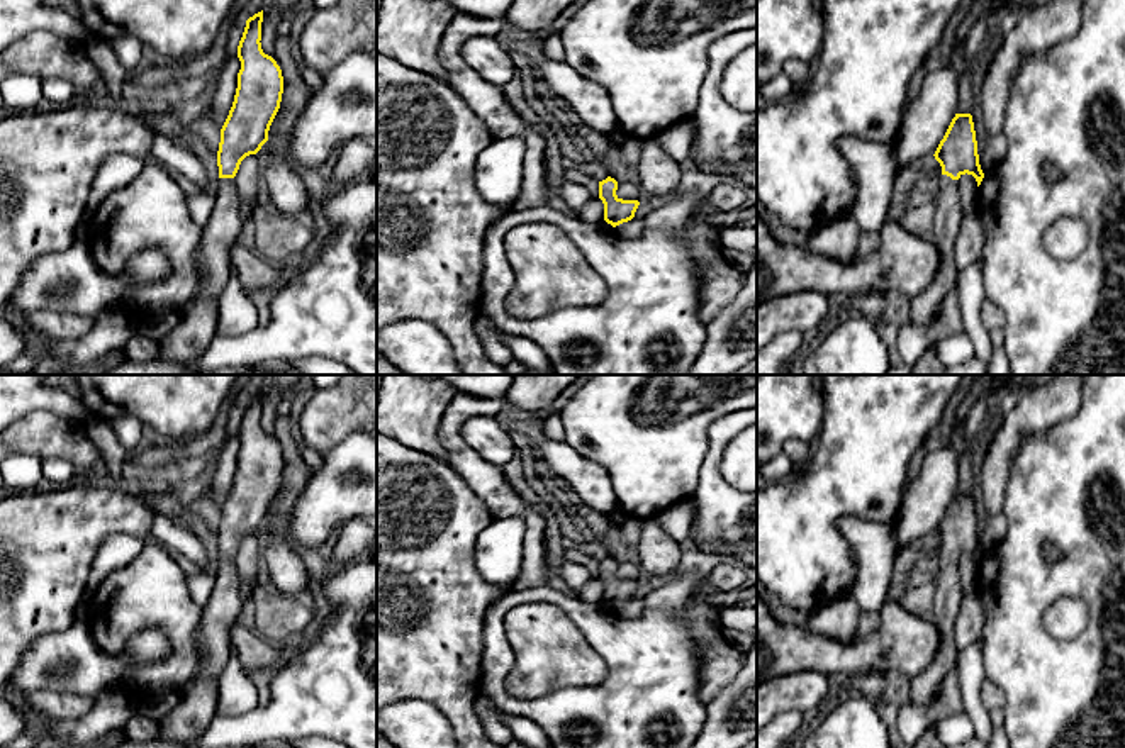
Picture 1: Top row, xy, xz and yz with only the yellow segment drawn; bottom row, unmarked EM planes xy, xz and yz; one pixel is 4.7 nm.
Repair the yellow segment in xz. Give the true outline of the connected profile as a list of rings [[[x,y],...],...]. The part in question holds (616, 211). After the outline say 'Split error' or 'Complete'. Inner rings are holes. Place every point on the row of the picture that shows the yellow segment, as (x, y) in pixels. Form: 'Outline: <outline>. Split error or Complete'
Outline: [[[611,176],[599,181],[599,198],[604,204],[604,220],[613,227],[635,217],[638,200],[623,200],[616,195],[618,181]]]. Complete

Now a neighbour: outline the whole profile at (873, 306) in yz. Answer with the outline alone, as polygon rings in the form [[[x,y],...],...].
[[[857,293],[845,299],[845,304],[857,314],[874,321],[887,319],[894,309],[894,299],[879,293]]]

